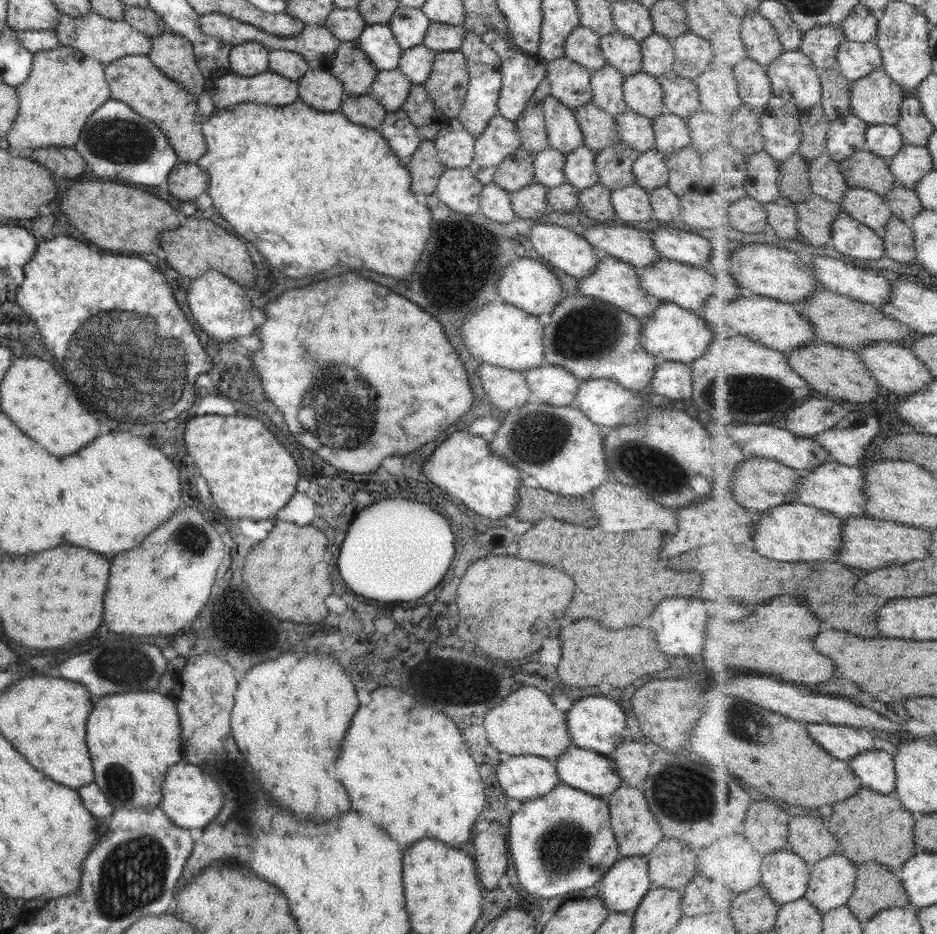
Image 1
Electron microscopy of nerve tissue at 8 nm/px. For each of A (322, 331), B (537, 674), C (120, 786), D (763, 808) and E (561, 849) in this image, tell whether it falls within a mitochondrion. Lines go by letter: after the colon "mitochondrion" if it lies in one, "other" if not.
A: other
B: other
C: mitochondrion
D: other
E: mitochondrion

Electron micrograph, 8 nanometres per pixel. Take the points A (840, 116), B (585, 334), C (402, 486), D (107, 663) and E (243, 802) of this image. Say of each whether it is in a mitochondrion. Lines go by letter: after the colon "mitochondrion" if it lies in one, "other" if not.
A: other
B: mitochondrion
C: other
D: mitochondrion
E: mitochondrion

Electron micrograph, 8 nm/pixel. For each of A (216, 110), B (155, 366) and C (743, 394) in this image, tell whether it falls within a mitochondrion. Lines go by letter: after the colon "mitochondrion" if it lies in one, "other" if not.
A: other
B: mitochondrion
C: mitochondrion

